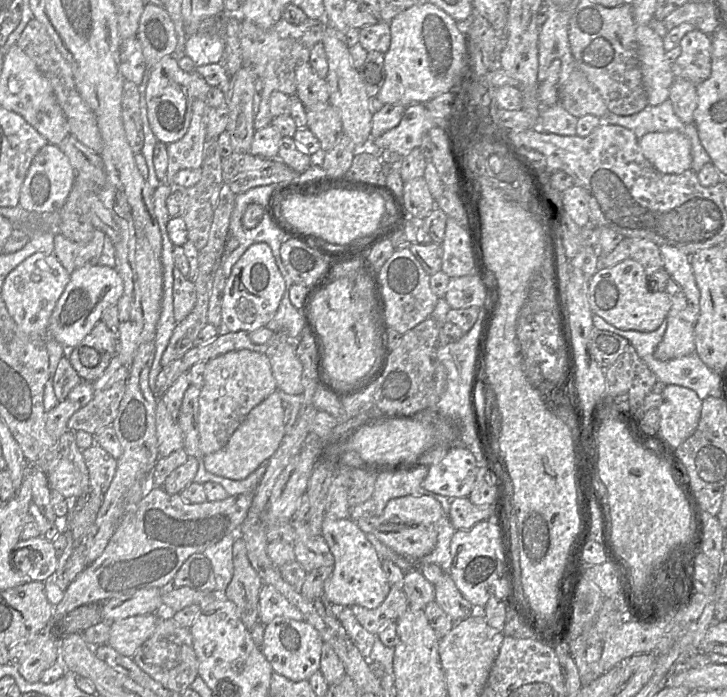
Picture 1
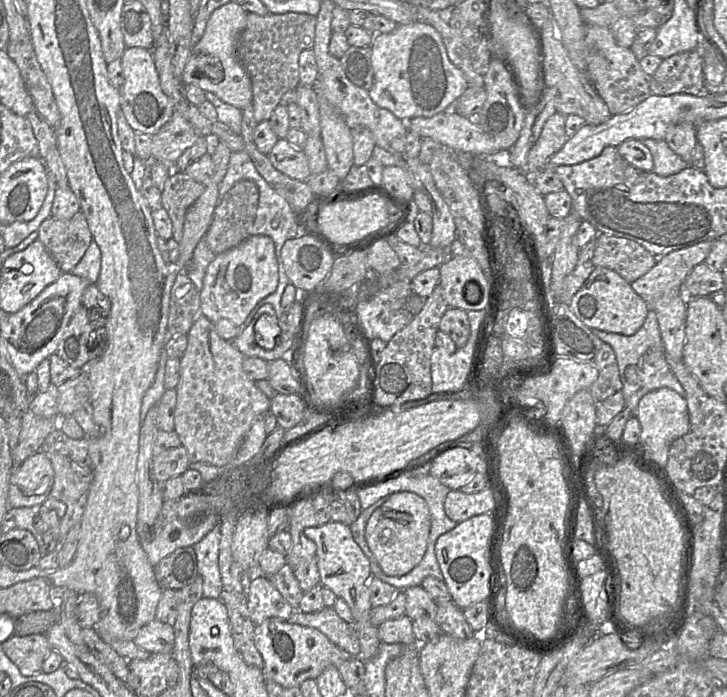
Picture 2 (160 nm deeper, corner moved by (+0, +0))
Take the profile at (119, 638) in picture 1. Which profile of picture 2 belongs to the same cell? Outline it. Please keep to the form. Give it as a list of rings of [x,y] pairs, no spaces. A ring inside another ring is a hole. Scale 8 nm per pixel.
[[[154,619],[140,629],[133,642],[150,654],[172,653],[175,642],[173,626]]]

